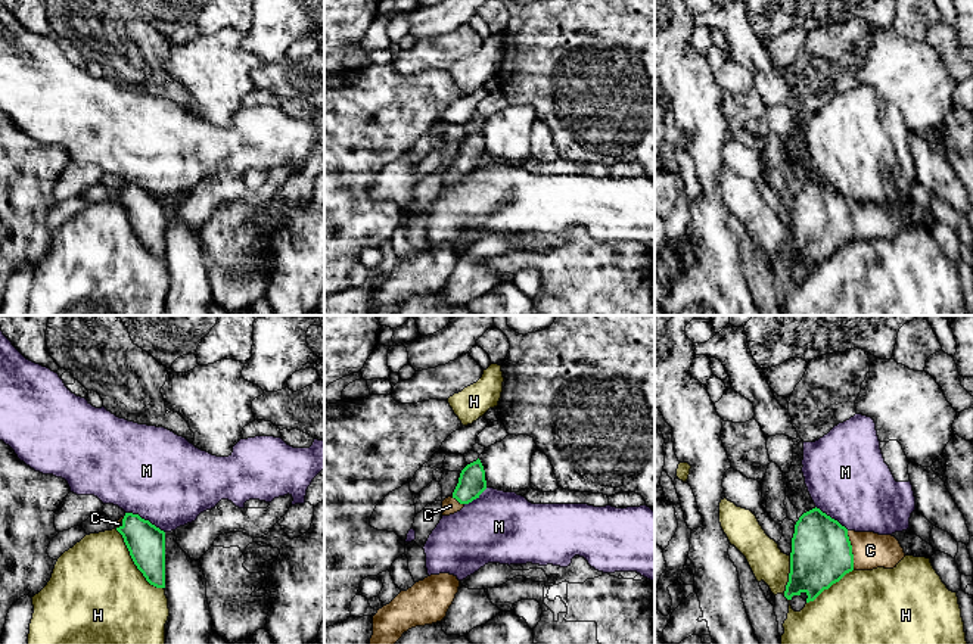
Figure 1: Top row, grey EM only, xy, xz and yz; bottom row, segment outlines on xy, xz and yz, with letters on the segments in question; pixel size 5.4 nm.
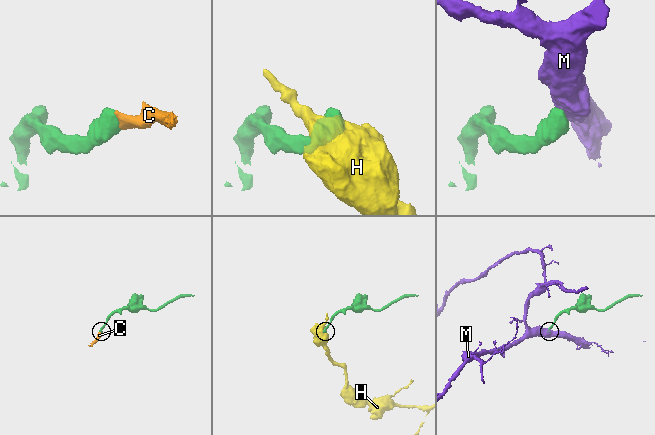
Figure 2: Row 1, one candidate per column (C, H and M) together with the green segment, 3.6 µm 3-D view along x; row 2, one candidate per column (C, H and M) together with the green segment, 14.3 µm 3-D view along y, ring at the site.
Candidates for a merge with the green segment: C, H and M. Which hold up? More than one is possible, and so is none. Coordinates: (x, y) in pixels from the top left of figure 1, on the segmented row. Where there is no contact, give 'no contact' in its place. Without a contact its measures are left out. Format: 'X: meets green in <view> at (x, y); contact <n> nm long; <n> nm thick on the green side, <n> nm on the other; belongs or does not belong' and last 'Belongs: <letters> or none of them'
C: meets green in yz at (851, 550); contact 220 nm long; 340 nm thick on the green side, 200 nm on the other; belongs
H: meets green in xy at (133, 560); contact 420 nm long; 200 nm thick on the green side, 500 nm on the other; does not belong
M: meets green in xy at (143, 519); contact 240 nm long; 200 nm thick on the green side, 480 nm on the other; does not belong
Belongs: C

